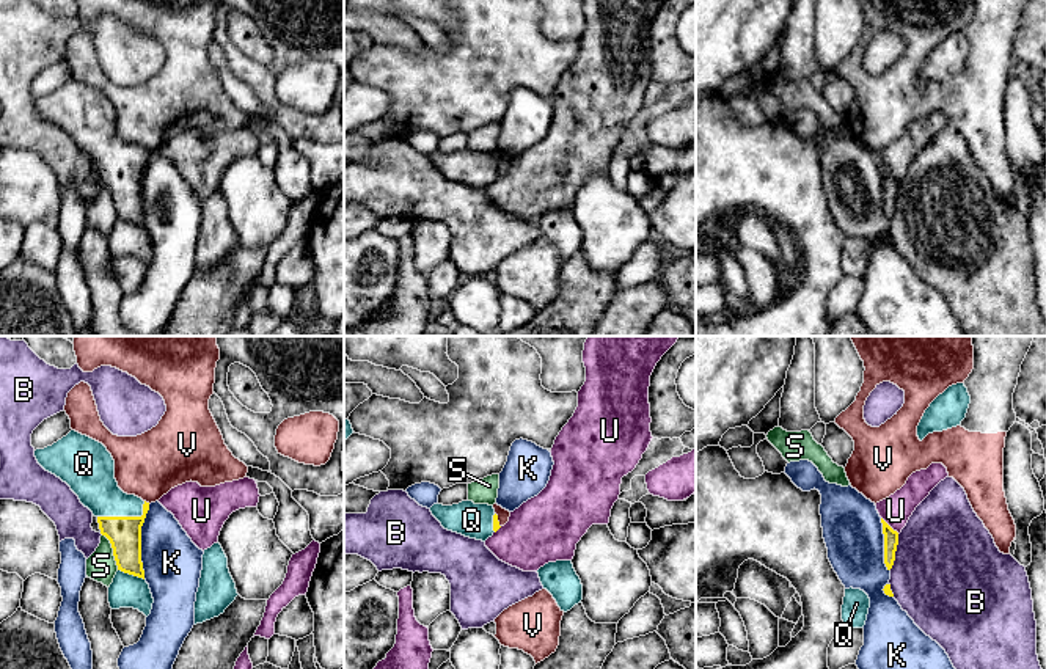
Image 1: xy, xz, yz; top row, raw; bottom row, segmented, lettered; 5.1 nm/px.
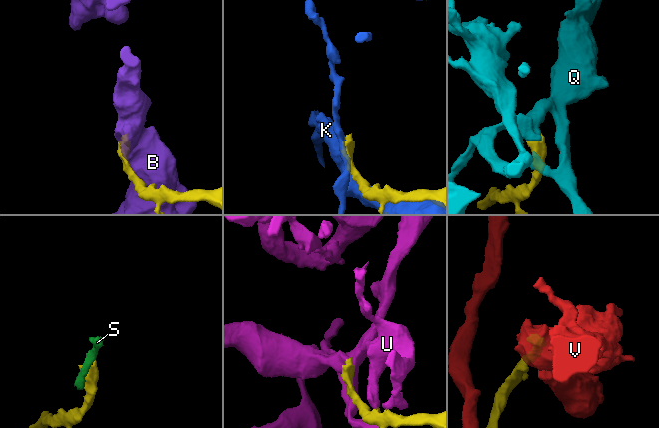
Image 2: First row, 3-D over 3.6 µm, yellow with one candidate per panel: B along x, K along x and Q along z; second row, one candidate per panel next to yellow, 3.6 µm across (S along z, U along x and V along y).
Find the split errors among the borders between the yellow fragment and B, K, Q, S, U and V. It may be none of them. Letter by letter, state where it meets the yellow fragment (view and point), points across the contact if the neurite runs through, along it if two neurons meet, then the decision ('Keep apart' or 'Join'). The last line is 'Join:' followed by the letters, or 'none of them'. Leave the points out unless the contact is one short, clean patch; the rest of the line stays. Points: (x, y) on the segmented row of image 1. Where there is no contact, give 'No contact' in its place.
B: Touches yellow at yz (896, 550). Keep apart
K: Touches yellow at xy (140, 542). Keep apart
Q: Touches yellow at xy (126, 517). Join
S: Touches yellow at xy (113, 552). Boundary: xy (102, 534), (110, 544), (118, 569). Keep apart
U: Touches yellow at yz (889, 526). Keep apart
V: Touches yellow at xy (148, 503). Boundary: xy (145, 500), (149, 503). Keep apart
Join: Q

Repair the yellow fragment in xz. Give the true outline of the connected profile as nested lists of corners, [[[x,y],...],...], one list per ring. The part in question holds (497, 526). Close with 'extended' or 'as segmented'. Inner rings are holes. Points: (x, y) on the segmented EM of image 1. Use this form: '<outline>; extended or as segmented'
[[[468,499],[452,506],[437,503],[430,512],[444,529],[482,542],[501,528],[493,506],[474,504]]]; extended

